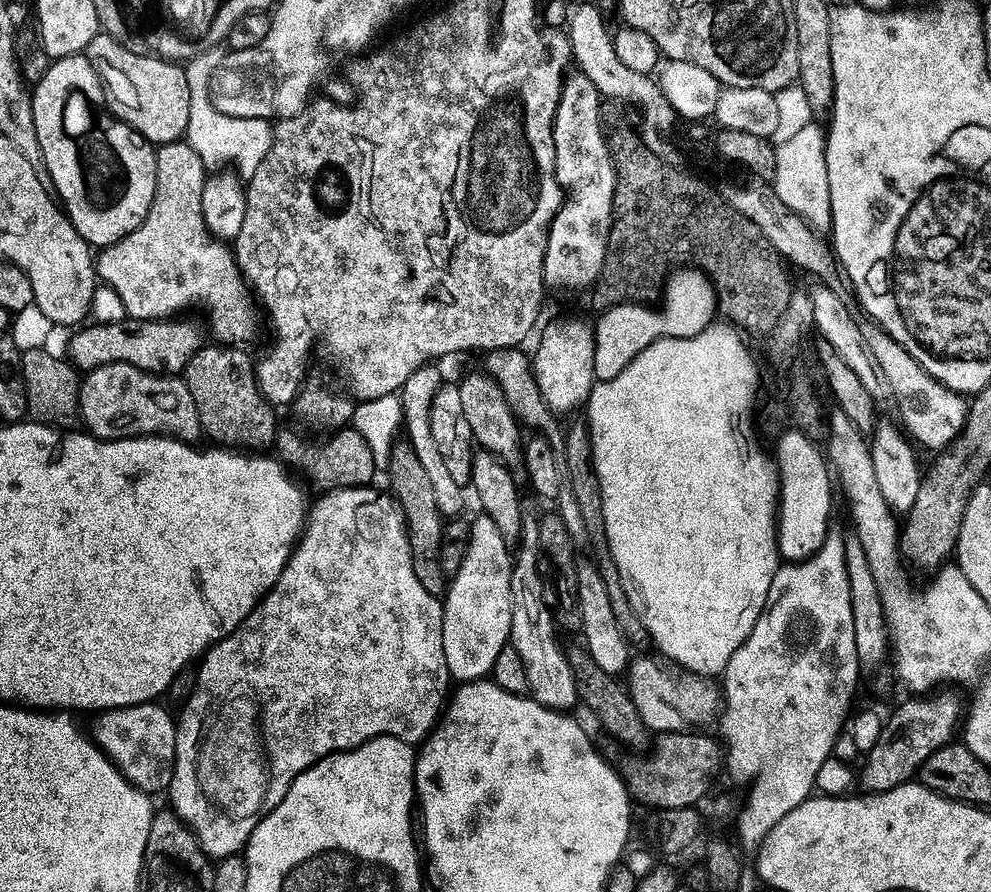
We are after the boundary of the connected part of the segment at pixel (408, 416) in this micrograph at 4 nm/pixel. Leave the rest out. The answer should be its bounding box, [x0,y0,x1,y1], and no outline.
[400,364,464,520]

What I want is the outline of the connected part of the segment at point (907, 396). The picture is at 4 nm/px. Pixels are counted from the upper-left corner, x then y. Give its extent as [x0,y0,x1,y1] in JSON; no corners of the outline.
[860,321,970,452]

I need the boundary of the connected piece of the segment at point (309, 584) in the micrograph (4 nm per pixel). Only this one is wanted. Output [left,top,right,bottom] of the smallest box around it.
[170,486,450,862]

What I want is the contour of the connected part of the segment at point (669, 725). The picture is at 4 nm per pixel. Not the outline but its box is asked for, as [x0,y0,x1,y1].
[626,656,722,734]

